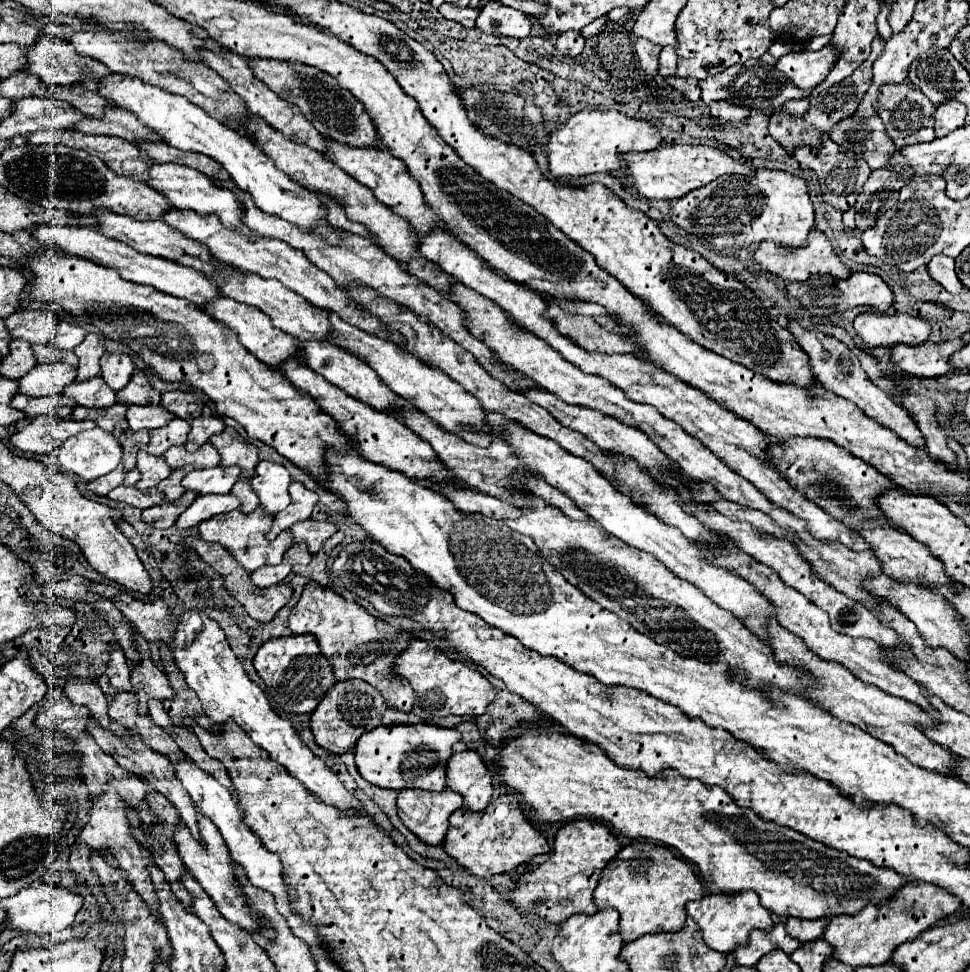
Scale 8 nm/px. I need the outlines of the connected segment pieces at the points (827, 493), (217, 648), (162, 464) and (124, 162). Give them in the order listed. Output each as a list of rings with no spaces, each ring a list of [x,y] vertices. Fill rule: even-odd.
[[[790,437],[780,445],[768,445],[768,455],[794,489],[804,493],[810,501],[814,501],[820,509],[844,525],[854,525],[864,519],[886,521],[884,513],[880,513],[876,507],[874,497],[878,497],[882,491],[896,489],[896,483],[892,483],[888,477],[880,477],[876,469],[858,457],[852,457],[846,449],[840,449],[832,441]]]
[[[186,611],[186,615],[180,617],[176,639],[172,645],[174,645],[172,653],[178,669],[184,673],[186,683],[196,691],[204,713],[214,725],[226,725],[228,721],[234,721],[242,731],[248,733],[248,737],[256,745],[266,749],[274,761],[286,767],[288,773],[296,777],[320,801],[340,809],[344,815],[364,813],[364,807],[354,797],[354,793],[350,793],[340,783],[336,773],[332,773],[332,769],[306,747],[306,743],[296,733],[292,721],[288,717],[280,717],[270,707],[264,691],[250,681],[242,663],[234,657],[216,621],[208,619],[202,611]]]
[[[140,449],[138,453],[138,463],[136,463],[138,471],[142,473],[142,479],[140,483],[136,485],[138,489],[150,489],[150,487],[156,487],[162,479],[166,479],[172,469],[168,469],[164,457],[154,457],[154,455],[148,455],[144,449]]]
[[[72,131],[72,133],[32,133],[28,135],[28,141],[34,143],[34,145],[54,145],[54,143],[62,143],[66,147],[72,147],[72,149],[84,149],[88,151],[90,155],[102,159],[108,169],[112,169],[116,175],[122,175],[122,177],[130,177],[134,181],[148,181],[150,175],[148,175],[148,169],[154,165],[154,161],[142,153],[136,145],[128,143],[128,141],[120,141],[116,137],[104,137],[104,135],[86,135],[86,133],[80,133],[80,131]]]

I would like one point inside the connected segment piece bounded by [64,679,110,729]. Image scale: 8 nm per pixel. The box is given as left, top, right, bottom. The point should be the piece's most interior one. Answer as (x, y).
(88, 694)

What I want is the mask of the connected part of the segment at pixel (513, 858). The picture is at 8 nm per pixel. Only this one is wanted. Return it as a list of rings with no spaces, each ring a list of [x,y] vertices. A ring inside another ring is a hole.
[[[500,795],[484,811],[458,809],[450,815],[450,827],[444,839],[444,851],[454,857],[472,875],[490,879],[492,875],[510,873],[518,865],[528,863],[532,857],[548,853],[550,845],[546,835],[524,817],[518,795]]]

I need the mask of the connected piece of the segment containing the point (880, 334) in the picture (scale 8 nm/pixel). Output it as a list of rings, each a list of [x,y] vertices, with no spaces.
[[[862,313],[854,319],[856,333],[872,347],[878,345],[922,345],[932,333],[930,321],[912,317],[908,313],[884,315],[884,313]]]

